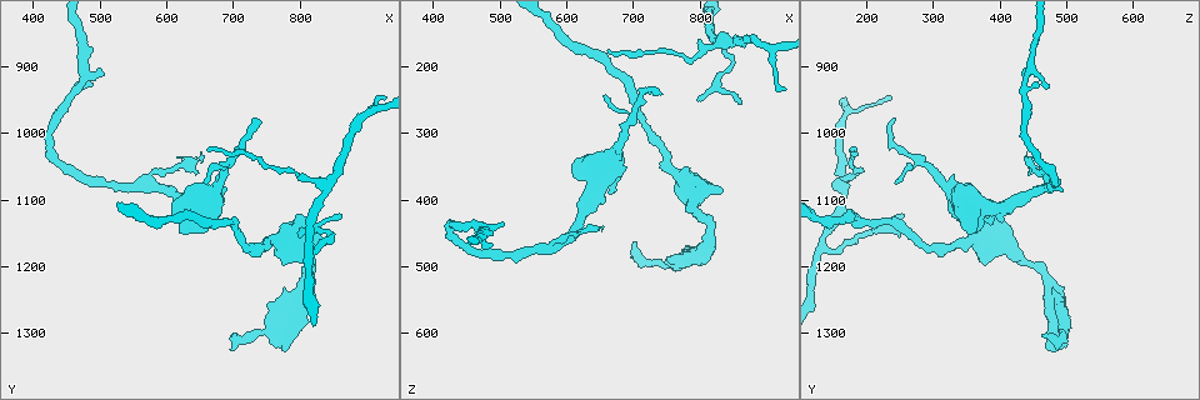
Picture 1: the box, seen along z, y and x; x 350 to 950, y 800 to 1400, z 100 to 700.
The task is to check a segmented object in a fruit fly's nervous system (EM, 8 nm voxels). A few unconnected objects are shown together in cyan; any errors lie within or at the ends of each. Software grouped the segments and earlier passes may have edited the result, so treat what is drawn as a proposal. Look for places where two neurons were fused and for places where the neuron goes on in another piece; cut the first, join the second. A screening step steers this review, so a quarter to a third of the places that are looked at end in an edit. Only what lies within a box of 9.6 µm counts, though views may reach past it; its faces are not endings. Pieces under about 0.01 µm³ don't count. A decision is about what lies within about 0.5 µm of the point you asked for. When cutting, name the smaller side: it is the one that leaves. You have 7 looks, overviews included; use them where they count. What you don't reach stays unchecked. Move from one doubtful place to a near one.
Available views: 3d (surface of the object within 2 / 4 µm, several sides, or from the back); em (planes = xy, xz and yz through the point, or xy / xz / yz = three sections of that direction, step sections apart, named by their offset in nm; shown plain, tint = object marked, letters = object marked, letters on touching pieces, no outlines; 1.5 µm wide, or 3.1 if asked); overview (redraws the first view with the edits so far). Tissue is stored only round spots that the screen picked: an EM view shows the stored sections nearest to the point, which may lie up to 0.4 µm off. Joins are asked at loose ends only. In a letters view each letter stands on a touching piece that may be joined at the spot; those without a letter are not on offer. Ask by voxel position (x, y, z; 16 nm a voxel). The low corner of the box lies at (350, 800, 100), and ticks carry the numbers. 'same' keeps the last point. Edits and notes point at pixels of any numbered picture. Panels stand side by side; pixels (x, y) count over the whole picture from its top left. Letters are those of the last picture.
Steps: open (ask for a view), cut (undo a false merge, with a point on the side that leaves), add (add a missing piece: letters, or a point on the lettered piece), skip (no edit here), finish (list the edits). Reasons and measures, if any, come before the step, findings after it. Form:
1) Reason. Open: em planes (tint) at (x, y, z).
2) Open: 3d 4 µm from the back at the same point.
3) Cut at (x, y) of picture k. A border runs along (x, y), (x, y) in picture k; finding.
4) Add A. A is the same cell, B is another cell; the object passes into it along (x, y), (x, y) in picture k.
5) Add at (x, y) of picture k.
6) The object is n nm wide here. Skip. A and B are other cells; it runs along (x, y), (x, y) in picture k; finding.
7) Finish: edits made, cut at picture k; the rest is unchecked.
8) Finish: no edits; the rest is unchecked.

Tapers out. Open: em planes (plain) at (865, 1120, 250).

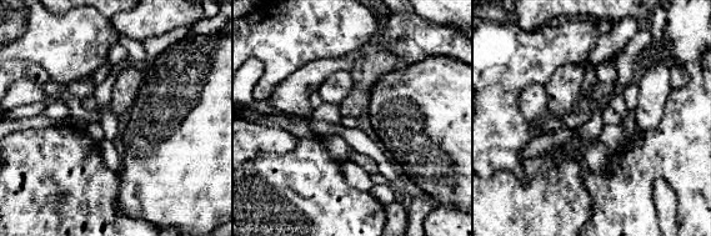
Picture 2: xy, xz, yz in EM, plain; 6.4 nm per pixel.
See the neighbours. Open: em planes (letters) at the same point.

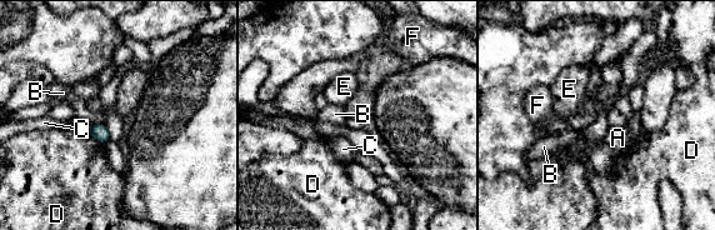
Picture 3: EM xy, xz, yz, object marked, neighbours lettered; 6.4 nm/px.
Skip. A, B, C, D, E and F are other cells; a border runs along (104, 123), (91, 125) in picture 3; none of them fits.

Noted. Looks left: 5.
Branch stops here. Open: 3d 4 µm from the back at (800, 1120, 380).

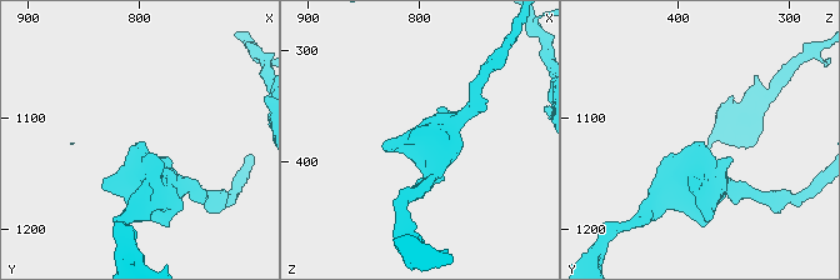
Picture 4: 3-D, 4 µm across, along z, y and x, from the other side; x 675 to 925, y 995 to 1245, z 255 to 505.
Open: em planes (letters) at (796, 1122, 380).

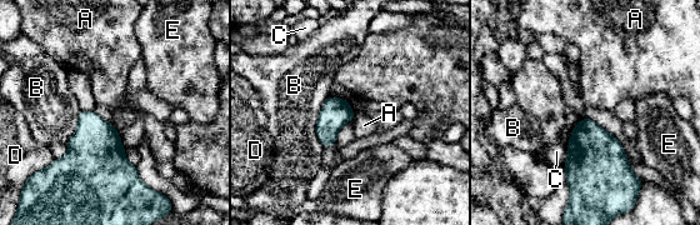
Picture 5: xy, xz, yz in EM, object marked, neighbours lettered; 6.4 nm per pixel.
Skip. A, B, C, D and E are other cells; a border runs along (330, 95), (316, 120), (323, 148) in picture 5; none of them fits.

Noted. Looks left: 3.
Free end. Open: 3d 2 µm at (710, 1305, 460).

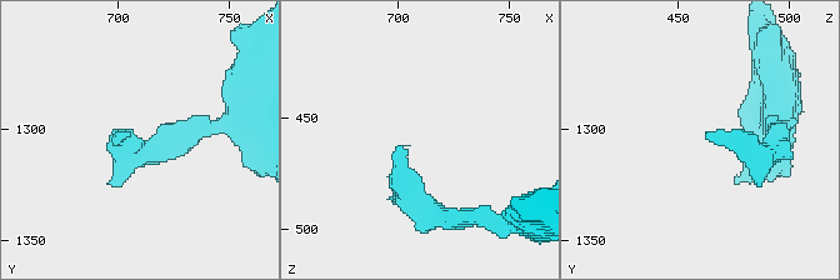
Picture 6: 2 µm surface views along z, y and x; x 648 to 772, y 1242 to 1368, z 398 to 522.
Need the tissue. Open: em planes (letters) at (705, 1302, 462).

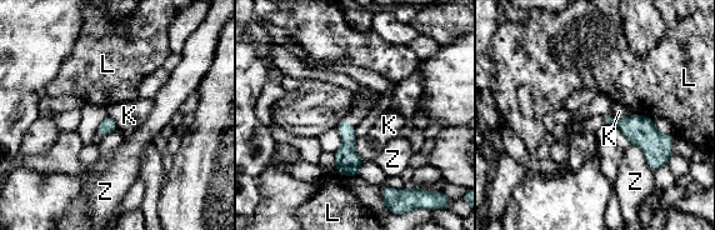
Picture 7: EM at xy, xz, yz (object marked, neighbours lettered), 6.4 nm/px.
Skip. K, L and Z are other cells; a border runs along (355, 138), (355, 153), (363, 161) in picture 7; no lettered piece goes on from it.

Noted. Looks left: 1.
Finish: no edits; the rest is unchecked.

